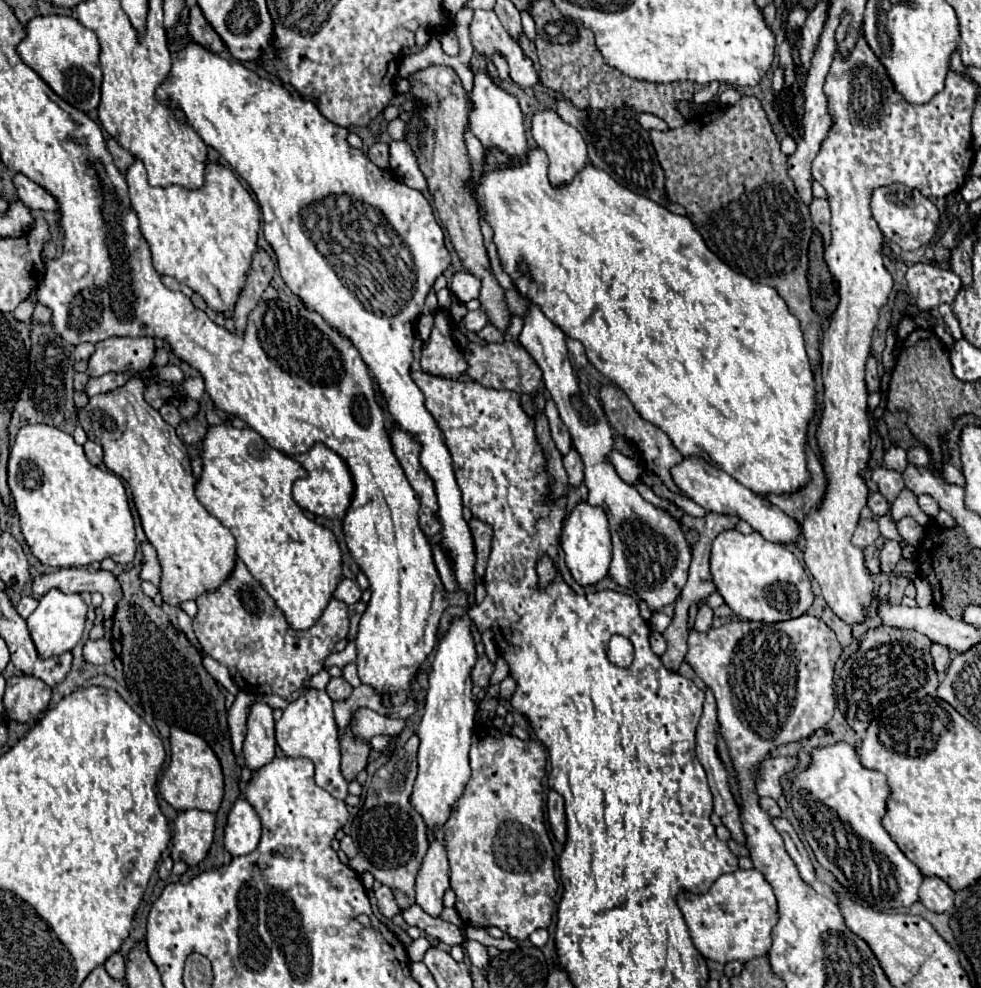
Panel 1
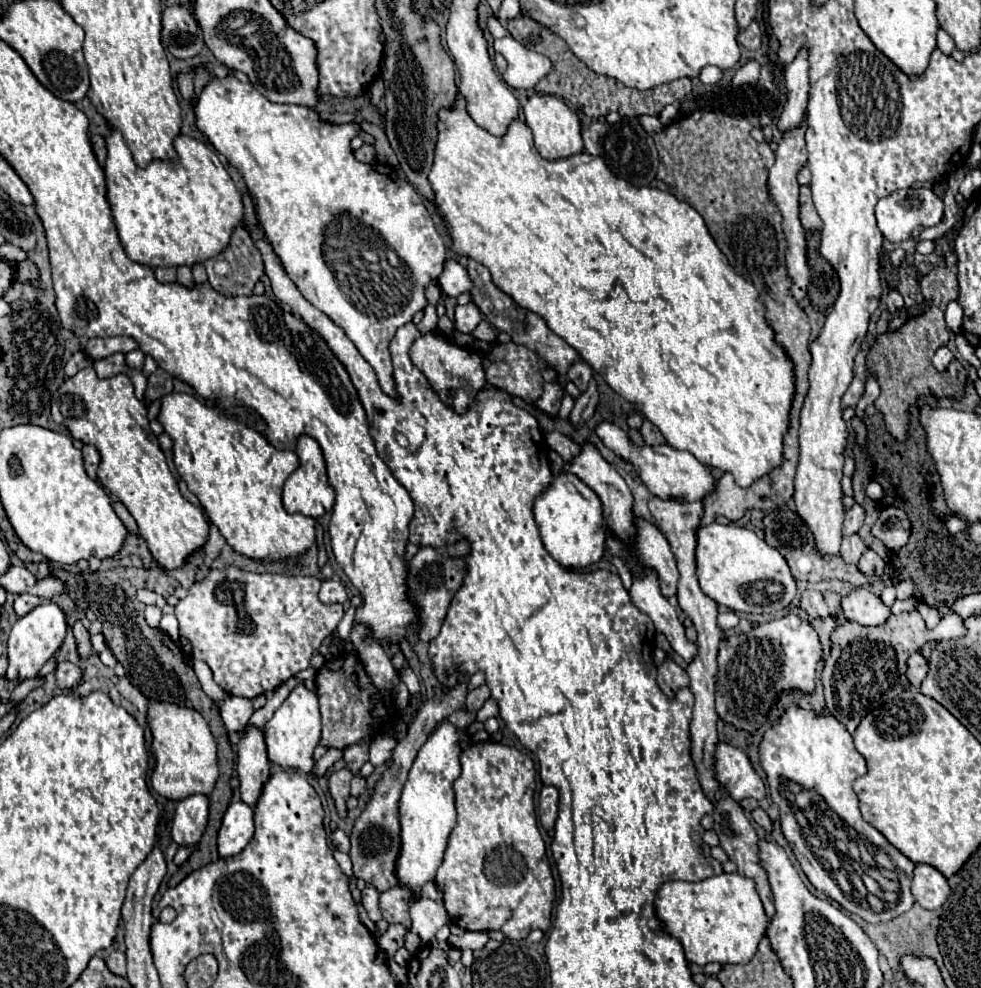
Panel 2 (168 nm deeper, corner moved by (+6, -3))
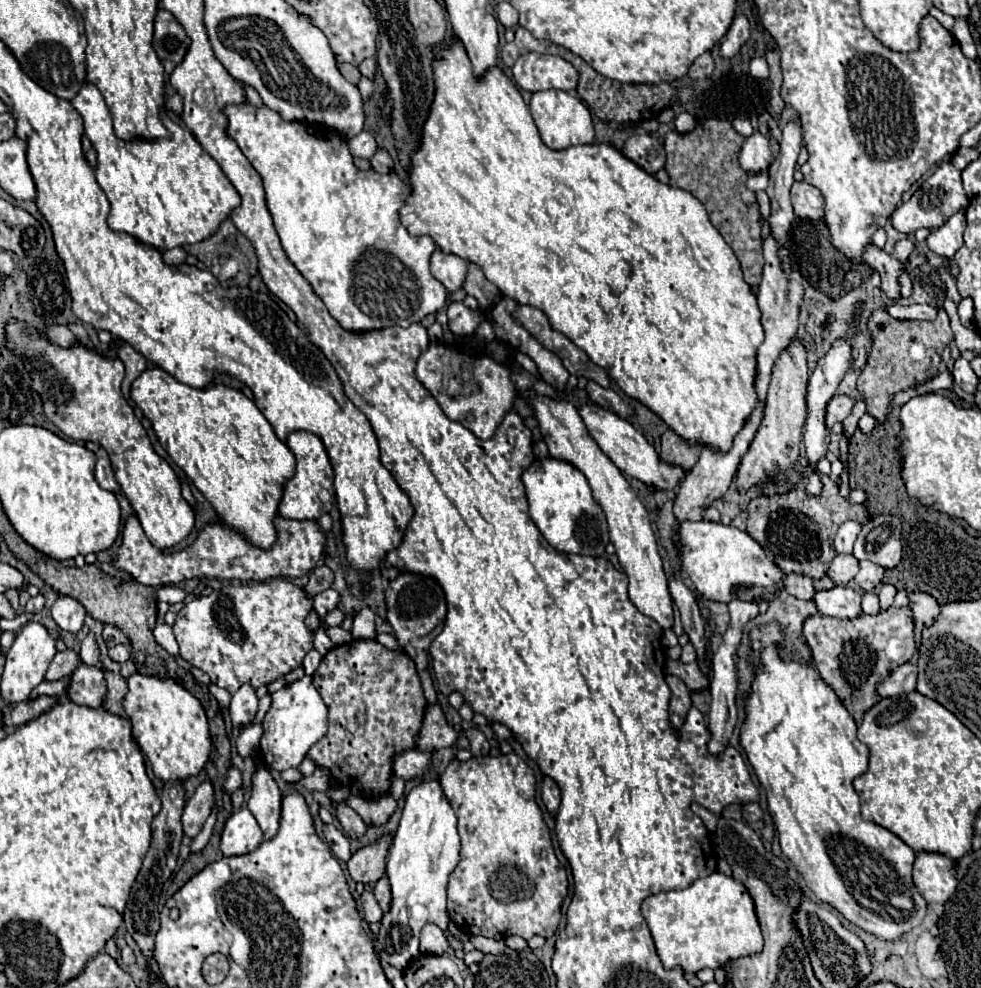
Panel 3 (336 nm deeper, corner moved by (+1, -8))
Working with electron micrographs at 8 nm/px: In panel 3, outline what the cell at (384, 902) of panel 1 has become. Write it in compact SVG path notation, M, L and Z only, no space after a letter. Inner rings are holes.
M366 890L366 892L362 892L360 900L362 900L362 908L364 908L364 918L366 918L370 924L380 922L380 918L382 918L382 910L380 910L378 902L374 900L374 894L372 894L370 890Z

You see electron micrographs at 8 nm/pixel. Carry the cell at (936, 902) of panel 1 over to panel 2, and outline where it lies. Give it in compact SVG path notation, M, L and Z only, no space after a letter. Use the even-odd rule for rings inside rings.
M915 865L911 893L923 909L939 909L949 897L949 885L935 867Z

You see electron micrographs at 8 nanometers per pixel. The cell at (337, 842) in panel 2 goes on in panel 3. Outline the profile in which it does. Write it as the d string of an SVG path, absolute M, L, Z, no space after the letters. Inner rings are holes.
M324 824L324 838L330 844L330 848L338 860L342 860L342 862L350 860L350 842L340 830L334 828L334 824Z

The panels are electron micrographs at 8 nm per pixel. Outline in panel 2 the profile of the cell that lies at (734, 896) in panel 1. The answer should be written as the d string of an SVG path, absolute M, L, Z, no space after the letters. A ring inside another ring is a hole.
M721 873L699 883L663 883L655 897L655 911L663 921L665 931L683 943L687 961L701 967L713 961L723 965L749 963L771 923L759 899L755 881L739 873Z

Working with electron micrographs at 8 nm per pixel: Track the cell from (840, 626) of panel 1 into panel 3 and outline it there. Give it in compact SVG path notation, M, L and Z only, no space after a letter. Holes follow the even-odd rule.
M786 574L784 576L784 590L800 600L812 600L814 598L814 586L812 578L806 578L802 574Z

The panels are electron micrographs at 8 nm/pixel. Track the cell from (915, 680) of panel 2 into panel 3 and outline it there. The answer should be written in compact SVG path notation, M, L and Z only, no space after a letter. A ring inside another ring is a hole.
M910 662L898 666L898 670L894 670L894 674L890 674L890 678L886 678L886 682L882 682L882 686L878 686L878 696L900 696L900 694L908 694L916 690L916 674L918 668Z

